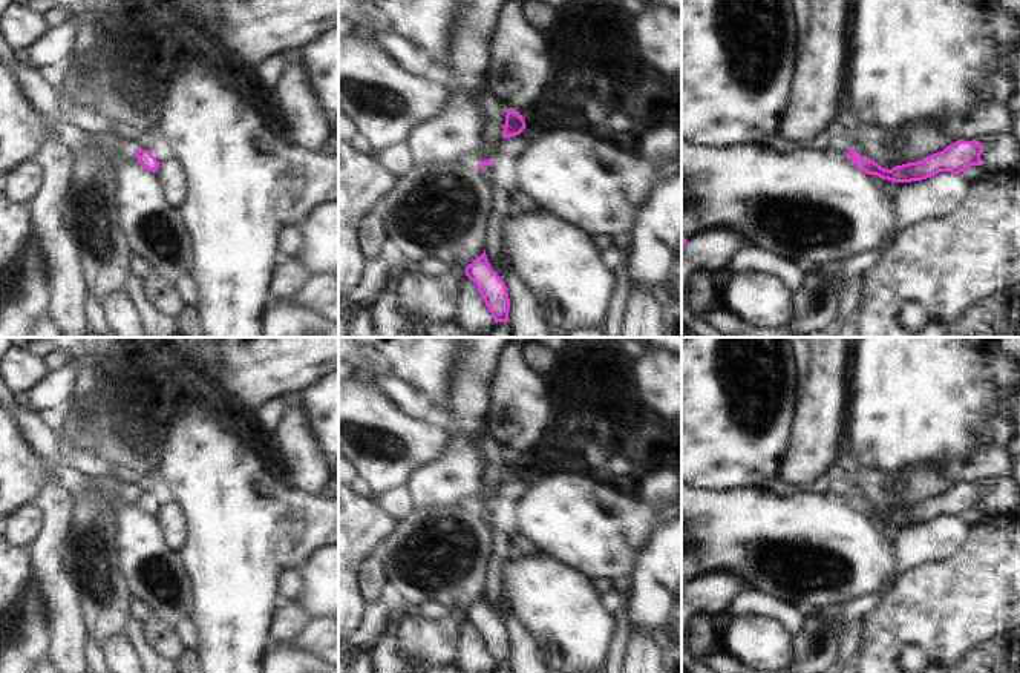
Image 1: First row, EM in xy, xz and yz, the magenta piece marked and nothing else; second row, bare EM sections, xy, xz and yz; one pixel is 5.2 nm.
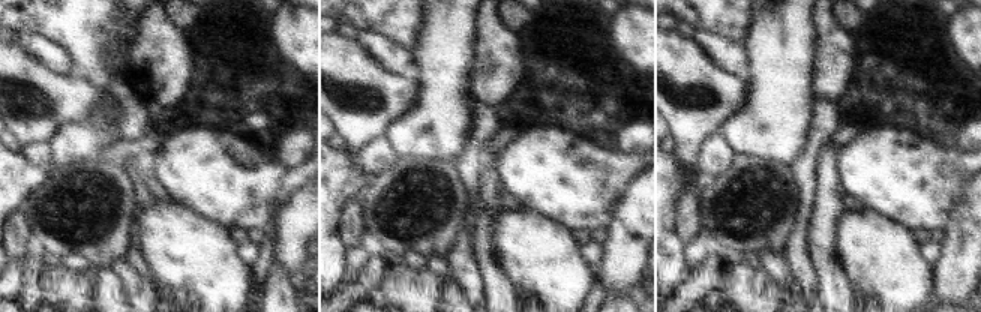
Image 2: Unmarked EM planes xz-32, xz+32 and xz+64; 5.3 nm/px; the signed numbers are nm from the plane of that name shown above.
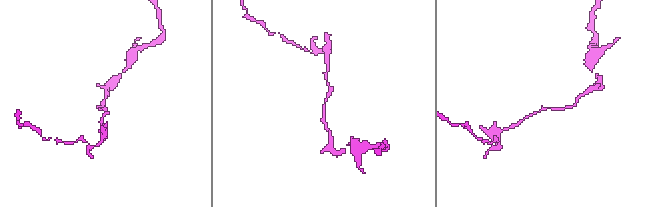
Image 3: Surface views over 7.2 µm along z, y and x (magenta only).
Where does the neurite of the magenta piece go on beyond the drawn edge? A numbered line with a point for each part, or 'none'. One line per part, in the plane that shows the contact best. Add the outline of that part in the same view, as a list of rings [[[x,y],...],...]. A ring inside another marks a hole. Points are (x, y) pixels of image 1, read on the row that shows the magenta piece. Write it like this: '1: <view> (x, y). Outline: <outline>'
none

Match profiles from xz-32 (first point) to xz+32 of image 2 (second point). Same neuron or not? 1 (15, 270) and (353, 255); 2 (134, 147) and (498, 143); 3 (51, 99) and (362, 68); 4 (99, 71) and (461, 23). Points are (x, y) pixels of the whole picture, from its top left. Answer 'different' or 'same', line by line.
1: same
2: same
3: same
4: different

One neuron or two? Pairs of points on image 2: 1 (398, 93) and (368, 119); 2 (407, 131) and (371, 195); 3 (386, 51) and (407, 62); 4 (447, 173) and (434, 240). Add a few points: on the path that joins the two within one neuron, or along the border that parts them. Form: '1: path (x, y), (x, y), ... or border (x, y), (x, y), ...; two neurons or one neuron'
1: path (390, 101), (383, 111), (375, 113); one neuron
2: border (398, 158), (434, 159); two neurons
3: path (390, 54), (402, 62); one neuron
4: path (434, 189), (434, 224); one neuron

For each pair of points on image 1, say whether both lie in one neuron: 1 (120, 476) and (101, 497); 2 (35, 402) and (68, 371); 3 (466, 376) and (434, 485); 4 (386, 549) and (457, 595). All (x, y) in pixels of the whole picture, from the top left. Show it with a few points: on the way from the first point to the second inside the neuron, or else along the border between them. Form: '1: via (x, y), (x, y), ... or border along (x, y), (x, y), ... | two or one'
1: border along (94, 477), (124, 482), (135, 495) | two
2: via (43, 396), (60, 379) | one
3: via (466, 403), (461, 457) | one
4: via (405, 571), (409, 586), (435, 590) | one

